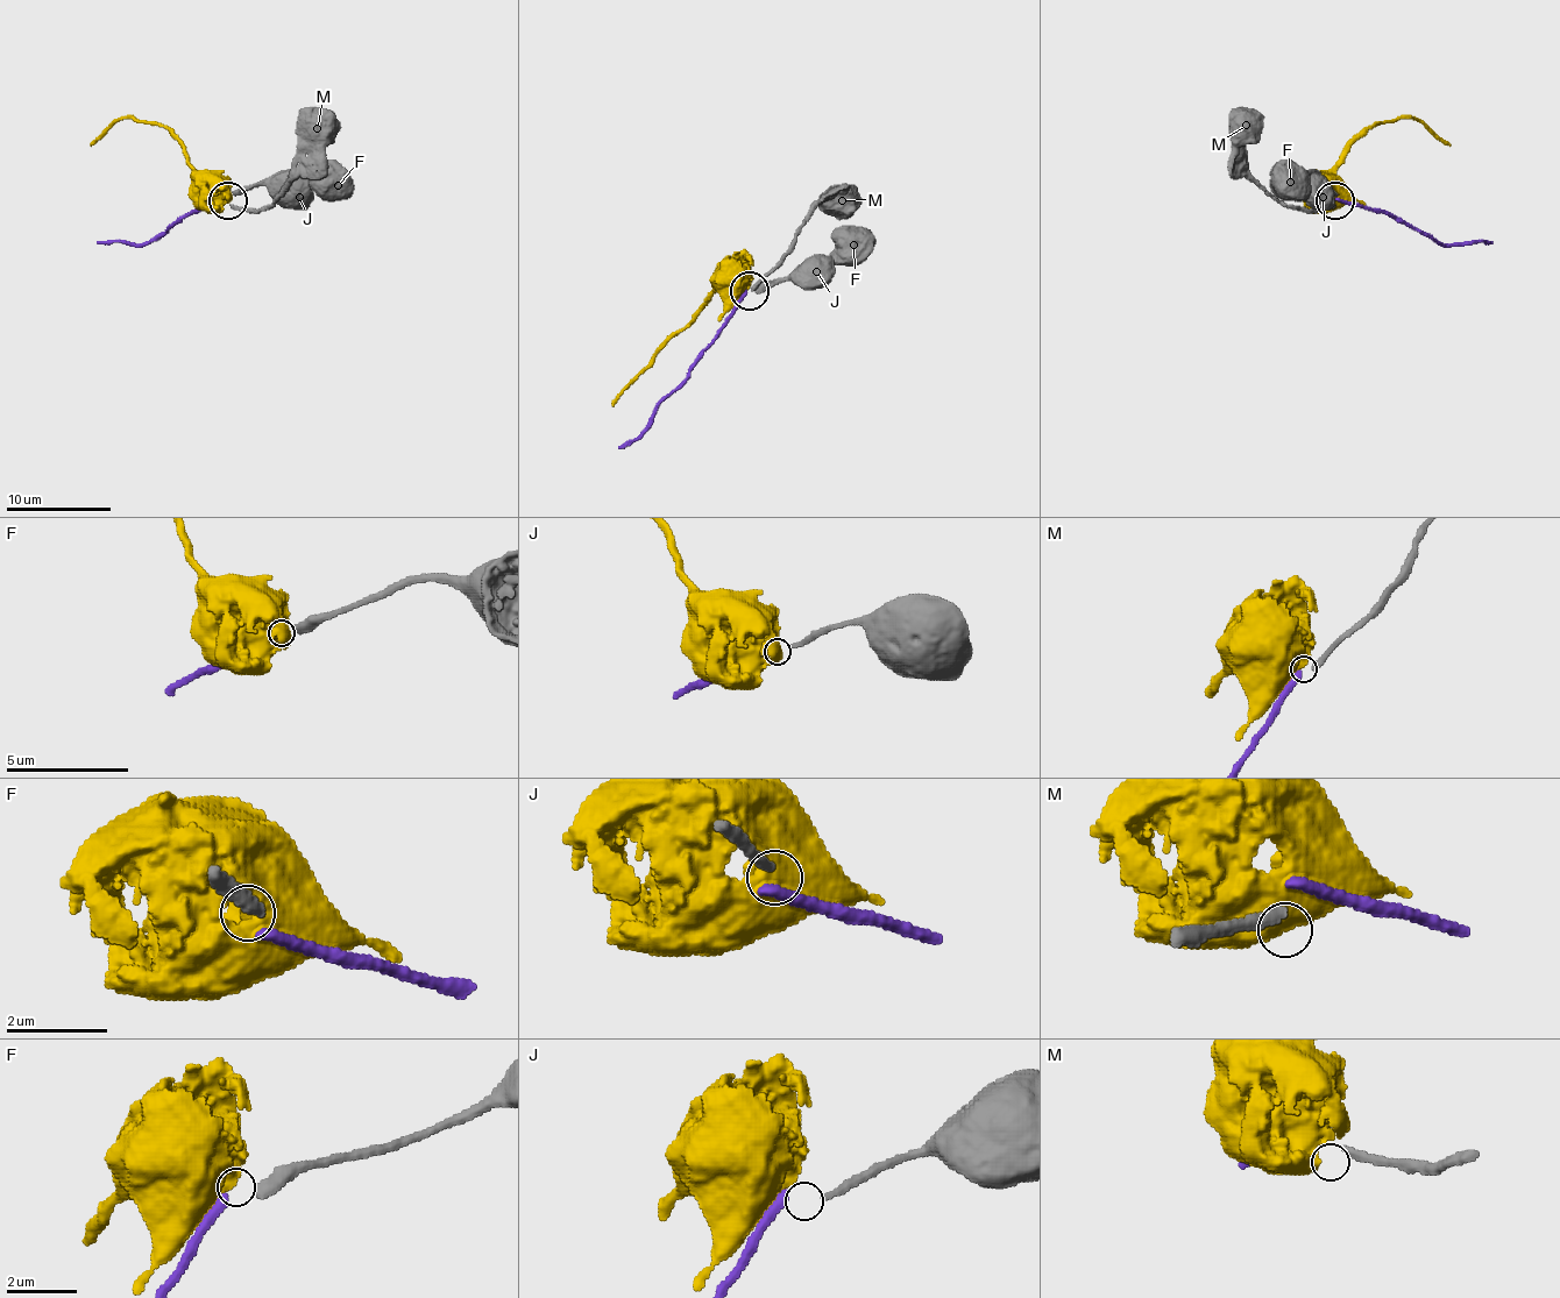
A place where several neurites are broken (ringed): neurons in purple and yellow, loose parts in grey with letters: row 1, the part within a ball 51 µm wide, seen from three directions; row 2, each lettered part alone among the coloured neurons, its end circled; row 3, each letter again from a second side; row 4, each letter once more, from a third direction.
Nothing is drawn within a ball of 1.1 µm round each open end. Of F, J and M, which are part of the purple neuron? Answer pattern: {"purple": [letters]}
{"purple": ["F"]}

